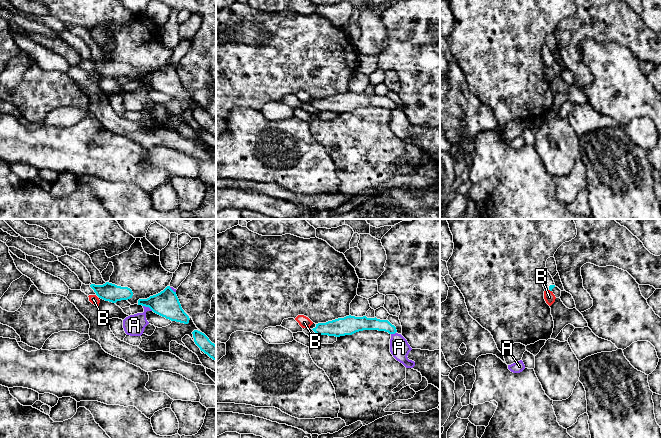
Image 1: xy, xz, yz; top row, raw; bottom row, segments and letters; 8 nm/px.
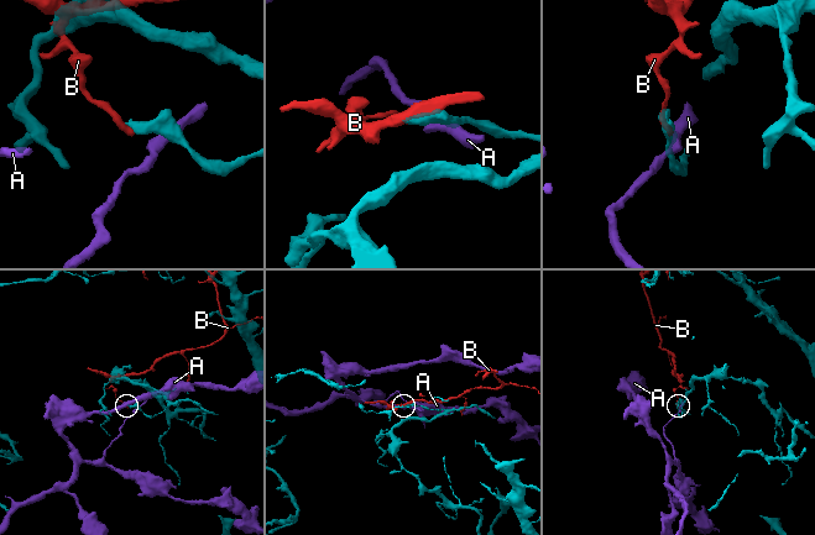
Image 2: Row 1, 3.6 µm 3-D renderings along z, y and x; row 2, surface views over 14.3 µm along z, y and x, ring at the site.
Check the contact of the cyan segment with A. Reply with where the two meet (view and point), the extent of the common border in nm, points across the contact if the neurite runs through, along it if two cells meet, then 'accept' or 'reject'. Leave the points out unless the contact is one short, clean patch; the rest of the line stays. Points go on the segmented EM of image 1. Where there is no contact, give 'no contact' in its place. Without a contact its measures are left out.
xy (148, 306) | 90 nm | along xy (143, 305), (152, 310) | reject

